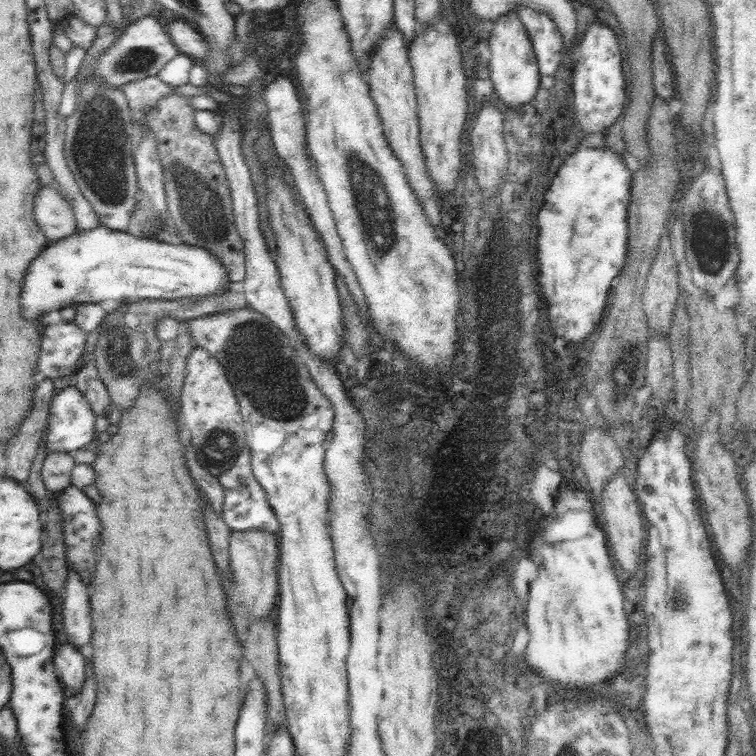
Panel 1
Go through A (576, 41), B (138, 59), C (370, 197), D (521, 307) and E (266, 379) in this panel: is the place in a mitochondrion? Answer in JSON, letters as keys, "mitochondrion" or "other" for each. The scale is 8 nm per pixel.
{"A":"other","B":"mitochondrion","C":"mitochondrion","D":"mitochondrion","E":"mitochondrion"}

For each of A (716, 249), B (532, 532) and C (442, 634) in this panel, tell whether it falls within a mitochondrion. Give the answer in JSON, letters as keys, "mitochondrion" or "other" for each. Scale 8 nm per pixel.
{"A":"mitochondrion","B":"other","C":"other"}

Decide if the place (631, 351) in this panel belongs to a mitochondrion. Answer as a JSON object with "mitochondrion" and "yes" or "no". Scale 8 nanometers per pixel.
{"mitochondrion":"no"}

